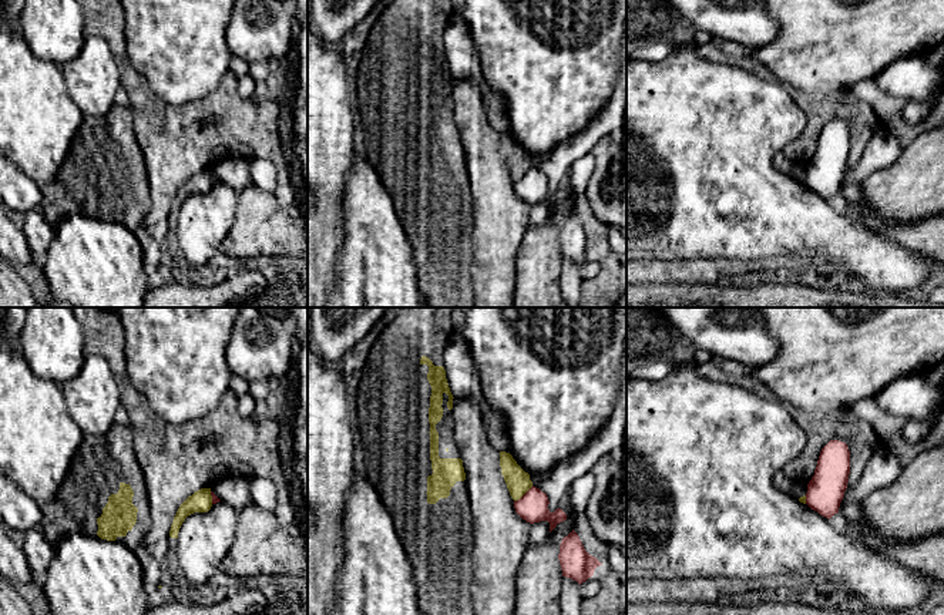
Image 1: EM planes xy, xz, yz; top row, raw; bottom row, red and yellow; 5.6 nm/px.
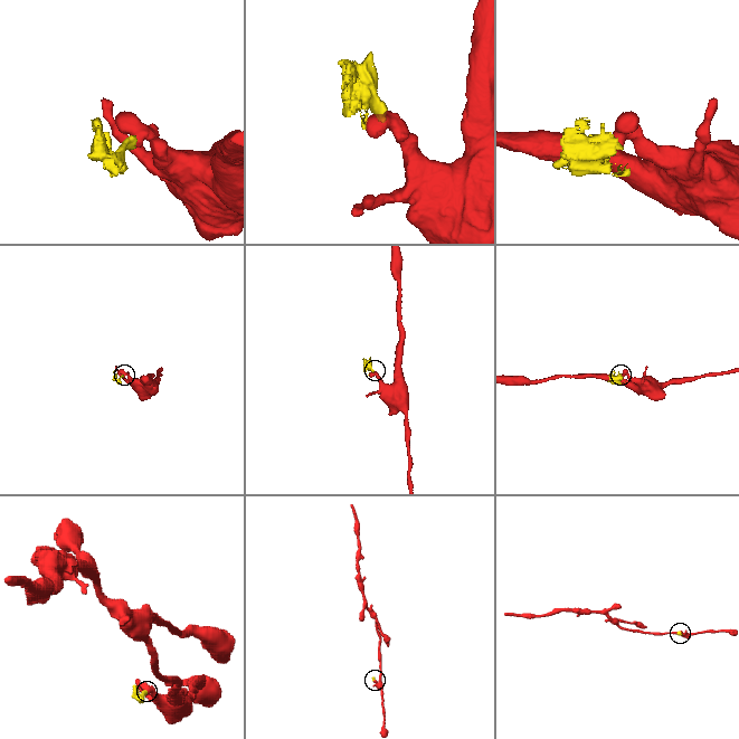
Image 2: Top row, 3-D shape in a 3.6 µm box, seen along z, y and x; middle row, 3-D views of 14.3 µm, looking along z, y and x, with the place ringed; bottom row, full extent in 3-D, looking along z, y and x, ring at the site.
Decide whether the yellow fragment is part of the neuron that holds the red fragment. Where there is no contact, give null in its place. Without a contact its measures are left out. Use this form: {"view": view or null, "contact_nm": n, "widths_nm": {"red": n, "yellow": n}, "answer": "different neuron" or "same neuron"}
{"view": "xz", "contact_nm": 140, "widths_nm": {"red": 170, "yellow": 140}, "answer": "different neuron"}

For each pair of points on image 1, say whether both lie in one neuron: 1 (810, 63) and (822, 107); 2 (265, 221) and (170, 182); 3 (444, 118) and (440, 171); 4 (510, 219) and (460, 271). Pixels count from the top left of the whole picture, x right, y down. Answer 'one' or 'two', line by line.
1: two
2: two
3: one
4: two

